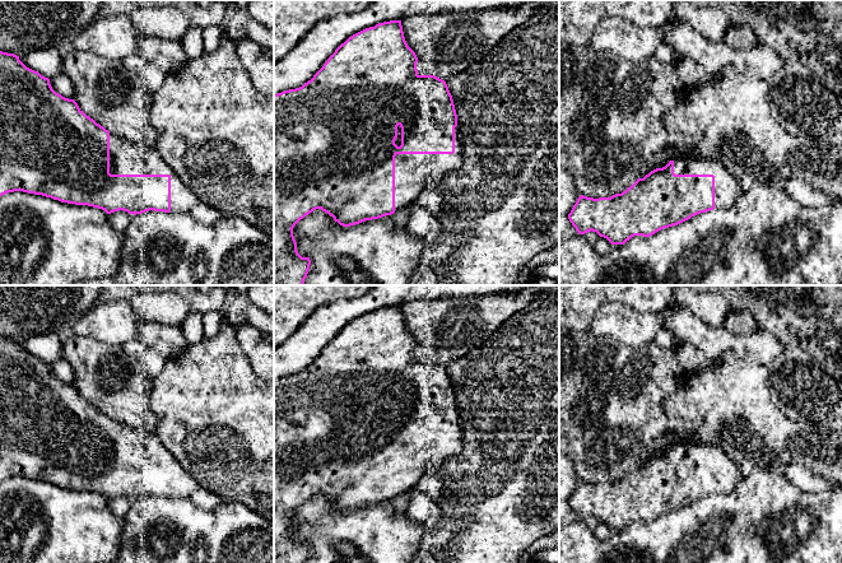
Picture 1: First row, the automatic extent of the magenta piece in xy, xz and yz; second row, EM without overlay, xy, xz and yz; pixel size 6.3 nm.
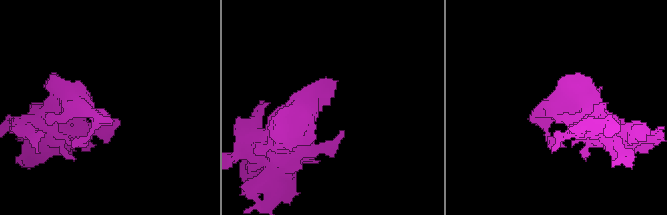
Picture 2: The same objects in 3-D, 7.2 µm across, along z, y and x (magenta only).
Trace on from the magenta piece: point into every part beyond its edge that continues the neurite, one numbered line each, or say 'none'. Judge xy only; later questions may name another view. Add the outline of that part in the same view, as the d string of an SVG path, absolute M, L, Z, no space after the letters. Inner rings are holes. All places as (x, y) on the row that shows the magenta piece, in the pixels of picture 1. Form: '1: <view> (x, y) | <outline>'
1: xy (125, 157) | M110 134L111 175L169 175L171 213L187 214L203 224L215 224L223 214L196 197L163 160L154 146L140 145Z

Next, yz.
1: yz (727, 189) | M679 155L674 159L675 175L713 175L715 209L731 208L743 194L741 182L720 162L701 157Z

